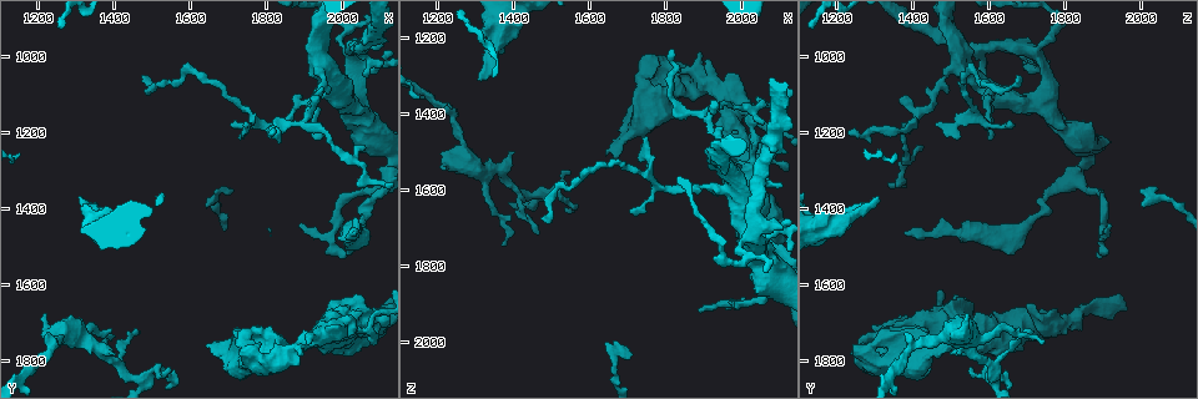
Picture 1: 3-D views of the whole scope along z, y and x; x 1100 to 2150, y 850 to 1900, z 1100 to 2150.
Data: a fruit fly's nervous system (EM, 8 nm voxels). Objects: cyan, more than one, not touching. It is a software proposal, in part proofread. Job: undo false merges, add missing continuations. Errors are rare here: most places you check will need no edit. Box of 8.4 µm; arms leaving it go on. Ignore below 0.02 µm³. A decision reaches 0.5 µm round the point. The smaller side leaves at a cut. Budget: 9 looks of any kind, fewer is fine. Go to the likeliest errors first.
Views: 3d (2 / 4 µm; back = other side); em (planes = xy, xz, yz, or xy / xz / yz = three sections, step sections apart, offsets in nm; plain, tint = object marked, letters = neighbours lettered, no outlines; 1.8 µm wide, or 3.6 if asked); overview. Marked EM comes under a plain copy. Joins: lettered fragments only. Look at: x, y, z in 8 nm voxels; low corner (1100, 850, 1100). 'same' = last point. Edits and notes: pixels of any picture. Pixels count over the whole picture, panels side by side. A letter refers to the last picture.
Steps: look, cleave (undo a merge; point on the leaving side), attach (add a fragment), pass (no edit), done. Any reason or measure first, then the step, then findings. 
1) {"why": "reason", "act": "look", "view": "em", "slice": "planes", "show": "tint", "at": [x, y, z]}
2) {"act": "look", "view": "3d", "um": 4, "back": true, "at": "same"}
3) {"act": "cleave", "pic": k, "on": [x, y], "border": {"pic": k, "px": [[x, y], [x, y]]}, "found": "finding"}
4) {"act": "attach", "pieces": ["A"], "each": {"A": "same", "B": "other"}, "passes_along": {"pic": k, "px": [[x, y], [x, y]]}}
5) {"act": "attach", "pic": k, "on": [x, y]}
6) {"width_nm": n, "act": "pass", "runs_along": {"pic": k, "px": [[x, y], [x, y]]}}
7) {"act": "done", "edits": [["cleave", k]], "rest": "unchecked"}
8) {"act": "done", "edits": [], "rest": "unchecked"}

{"why": "an open end", "act": "look", "view": "3d", "um": 2, "at": [1310, 1375, 1300]}

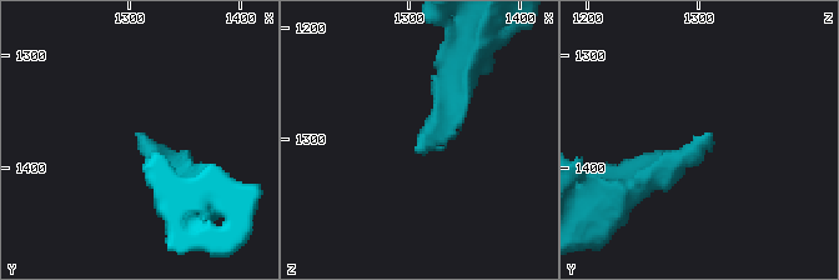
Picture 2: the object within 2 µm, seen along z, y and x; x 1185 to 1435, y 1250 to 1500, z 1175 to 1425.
{"act": "look", "view": "em", "slice": "planes", "show": "letters", "at": [1308, 1376, 1300]}

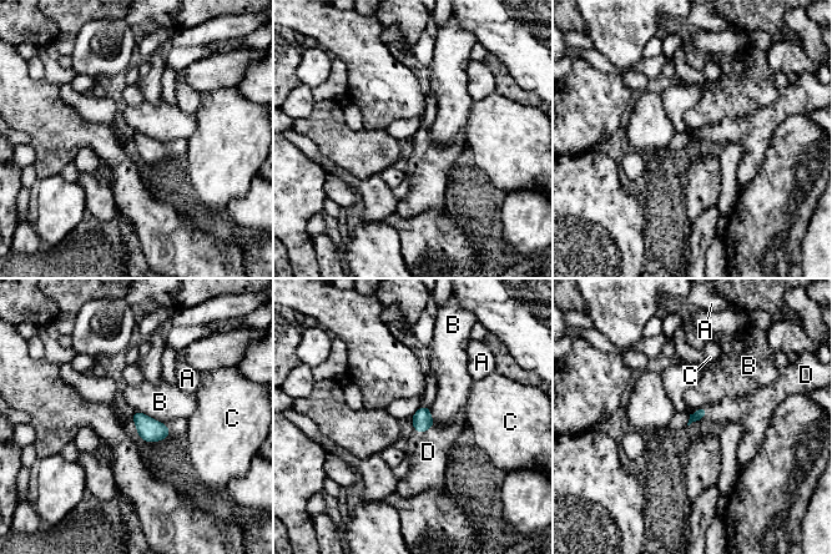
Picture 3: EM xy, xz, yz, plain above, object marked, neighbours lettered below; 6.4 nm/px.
{"longest_contact_nm": ["B", 220], "act": "attach", "pic": 3, "on": [428, 452], "each": {"A": "other", "B": "other", "C": "other", "D": "same"}, "passes_along": {"pic": 3, "px": [[422, 419], [423, 432], [428, 452]]}, "found": "it goes on there"}

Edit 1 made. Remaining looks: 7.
{"act": "look", "view": "overview"}

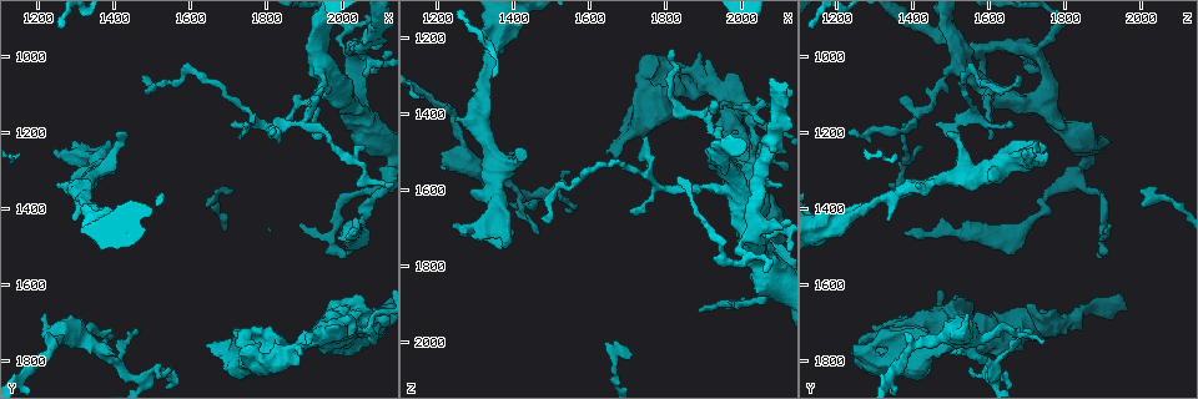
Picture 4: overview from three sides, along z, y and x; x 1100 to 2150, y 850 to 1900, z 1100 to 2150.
{"why": "three-way junction", "act": "look", "view": "3d", "um": 4, "at": [2030, 995, 1720]}

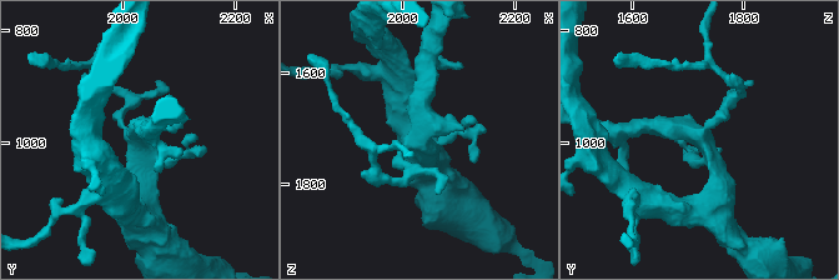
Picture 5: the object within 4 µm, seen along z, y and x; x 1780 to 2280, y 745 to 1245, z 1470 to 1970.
{"act": "look", "view": "em", "slice": "xy", "step": 8, "show": "letters", "at": [2035, 990, 1720]}

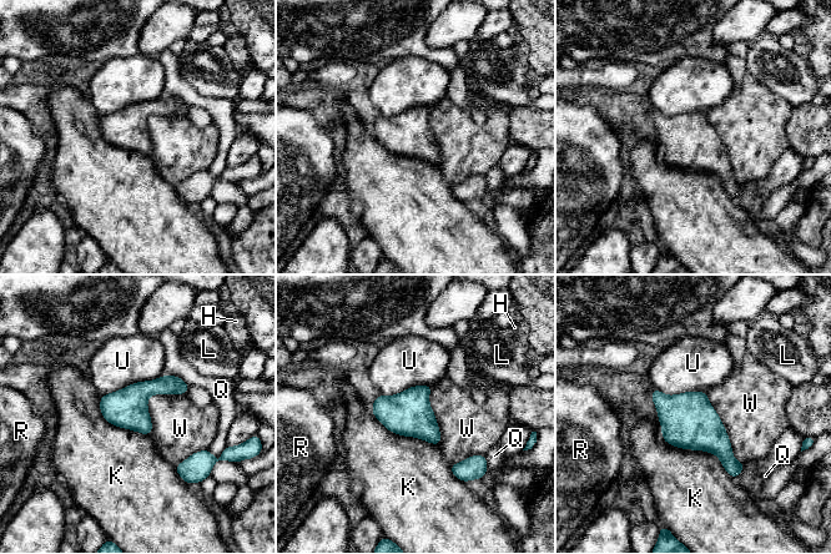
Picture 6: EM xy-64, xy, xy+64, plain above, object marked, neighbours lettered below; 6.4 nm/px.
{"act": "pass", "each": {"H": "other", "K": "other", "L": "other", "Q": "other", "R": "other", "U": "other", "W": "other"}, "found": "all the same cell"}

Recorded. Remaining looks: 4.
{"why": "branch stops here", "act": "look", "view": "3d", "um": 2, "at": [1410, 1200, 1490]}

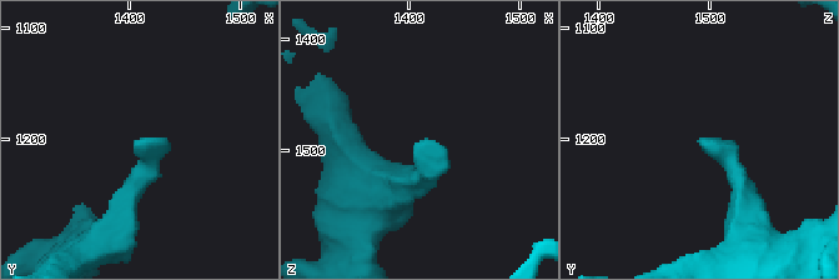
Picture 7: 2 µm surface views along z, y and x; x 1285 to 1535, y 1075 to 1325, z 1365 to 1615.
{"act": "look", "view": "em", "slice": "planes", "show": "tint", "at": [1410, 1202, 1494]}

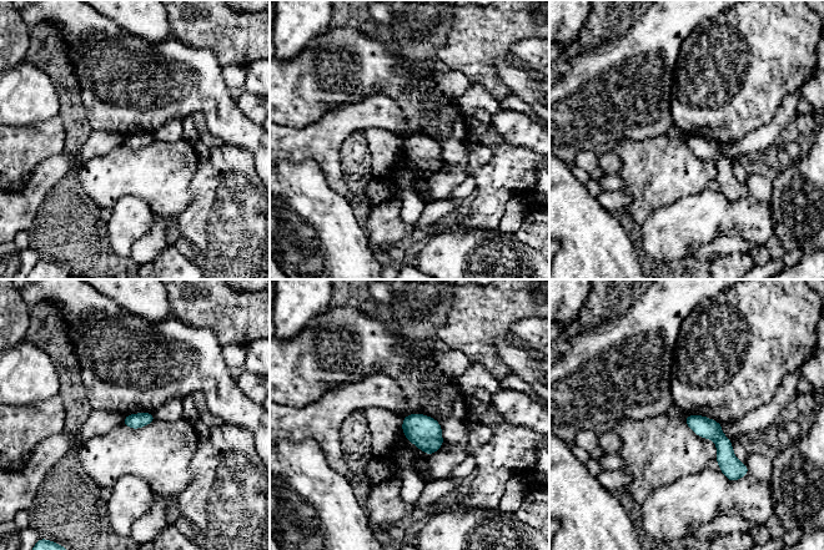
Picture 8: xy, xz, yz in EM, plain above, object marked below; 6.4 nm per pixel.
{"act": "look", "view": "em", "slice": "planes", "show": "letters", "at": "same"}

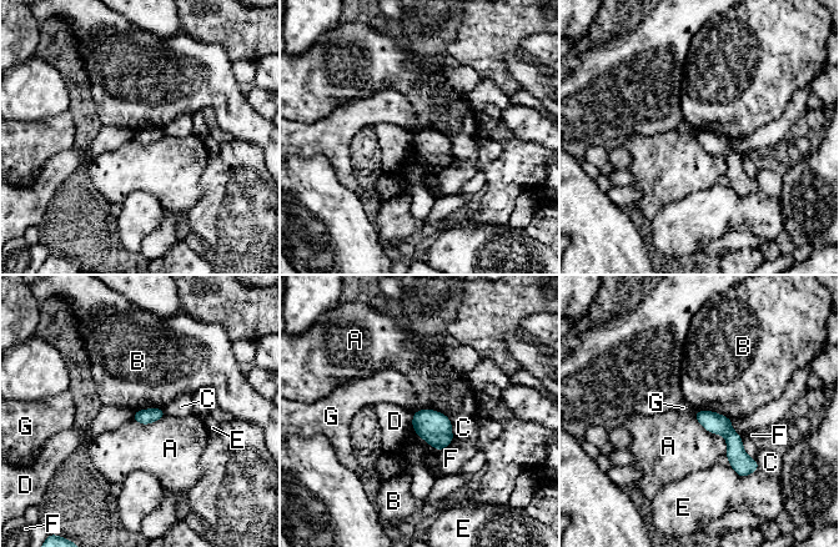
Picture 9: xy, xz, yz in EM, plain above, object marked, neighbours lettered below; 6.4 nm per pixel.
{"act": "pass", "each": {"A": "other", "B": "other", "C": "other", "D": "other", "E": "other", "F": "other", "G": "other"}, "found": "none of them fits"}

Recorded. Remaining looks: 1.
{"act": "done", "edits": [["attach", 3]], "rest": "unchecked"}

